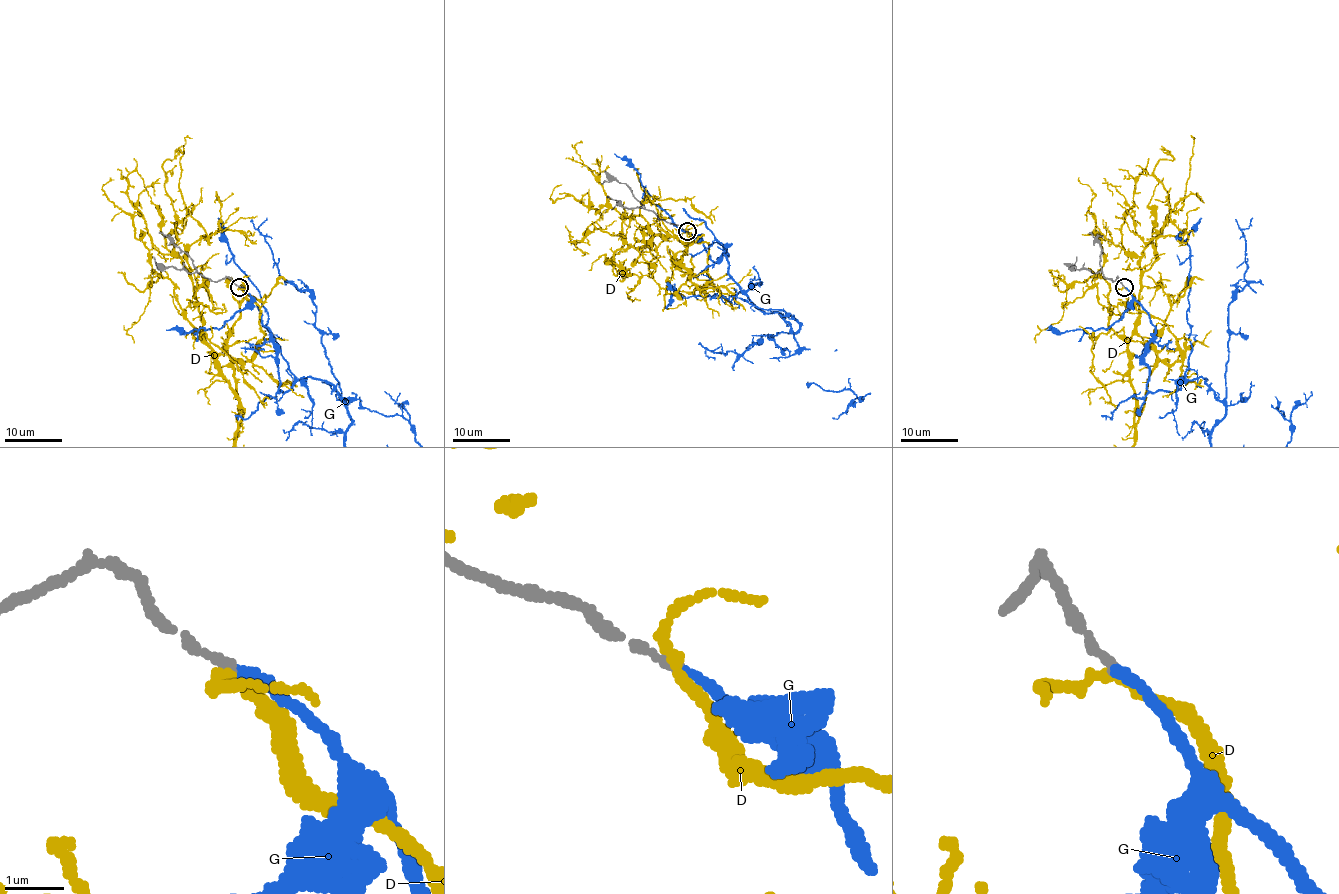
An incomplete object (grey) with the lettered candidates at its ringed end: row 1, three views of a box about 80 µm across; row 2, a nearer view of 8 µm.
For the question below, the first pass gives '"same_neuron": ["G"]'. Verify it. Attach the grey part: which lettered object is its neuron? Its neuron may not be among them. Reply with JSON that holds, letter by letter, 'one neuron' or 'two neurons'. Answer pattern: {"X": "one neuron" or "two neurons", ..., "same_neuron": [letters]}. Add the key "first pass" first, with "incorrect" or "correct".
{"first pass": "correct", "D": "two neurons", "G": "one neuron", "same_neuron": ["G"]}

